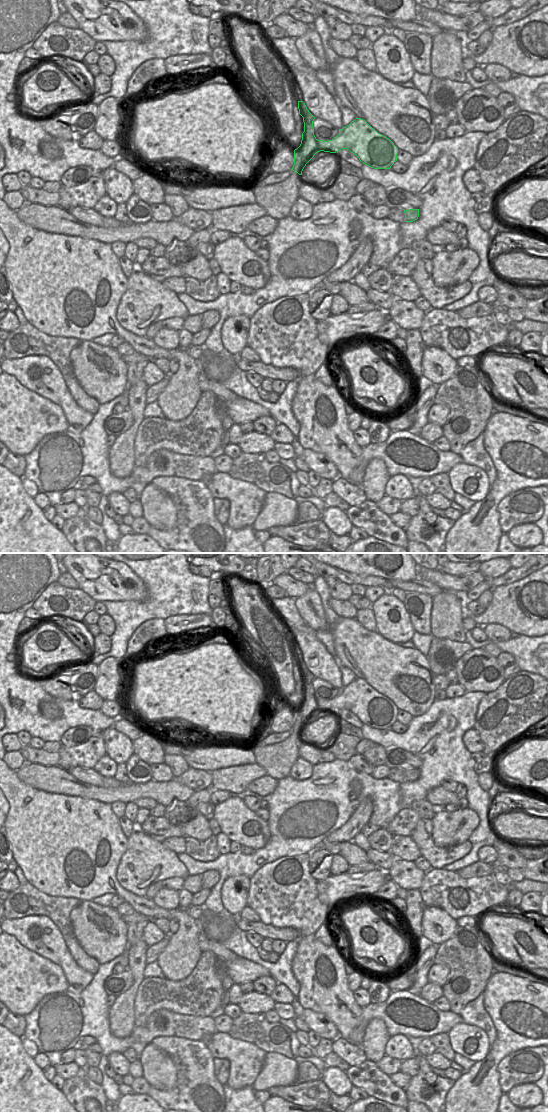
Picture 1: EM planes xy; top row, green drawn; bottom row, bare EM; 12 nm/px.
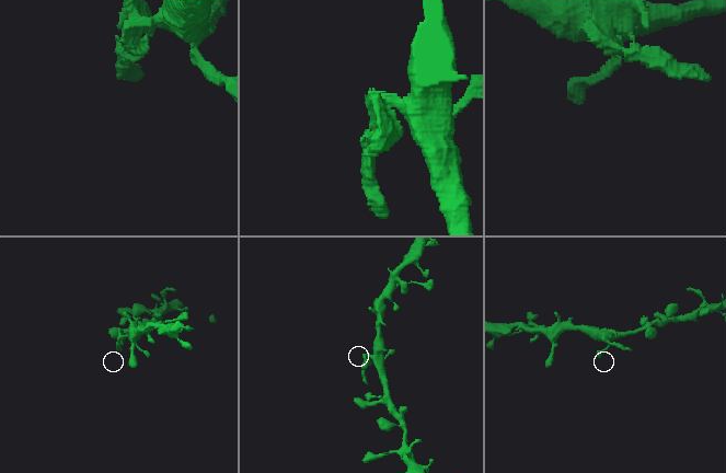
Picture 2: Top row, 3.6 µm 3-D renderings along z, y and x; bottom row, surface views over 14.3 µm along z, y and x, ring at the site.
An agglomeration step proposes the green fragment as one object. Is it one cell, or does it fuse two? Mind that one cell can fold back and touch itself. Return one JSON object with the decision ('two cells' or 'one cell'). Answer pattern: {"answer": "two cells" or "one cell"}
{"answer": "one cell"}

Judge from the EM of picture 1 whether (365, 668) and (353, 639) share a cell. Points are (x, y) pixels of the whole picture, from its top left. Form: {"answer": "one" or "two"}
{"answer": "one"}

